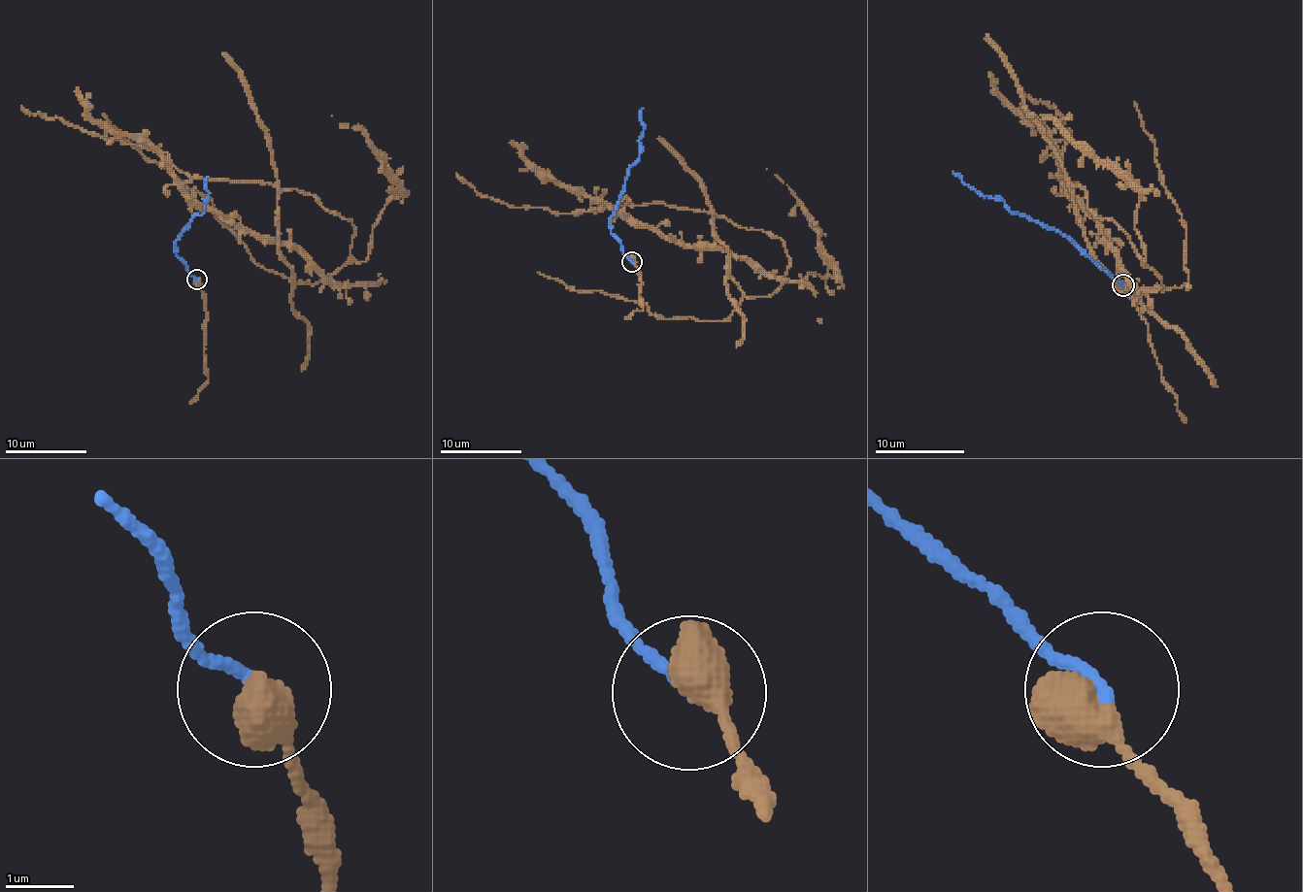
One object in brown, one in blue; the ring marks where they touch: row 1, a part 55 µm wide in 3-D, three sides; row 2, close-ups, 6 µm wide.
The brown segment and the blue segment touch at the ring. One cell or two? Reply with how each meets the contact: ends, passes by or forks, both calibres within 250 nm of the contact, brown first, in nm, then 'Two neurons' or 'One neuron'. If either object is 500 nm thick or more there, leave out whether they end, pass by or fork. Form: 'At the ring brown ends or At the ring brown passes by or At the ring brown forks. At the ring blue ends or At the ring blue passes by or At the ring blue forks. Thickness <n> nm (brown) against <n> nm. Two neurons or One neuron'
Thickness 700 nm (brown) against 200 nm. One neuron

